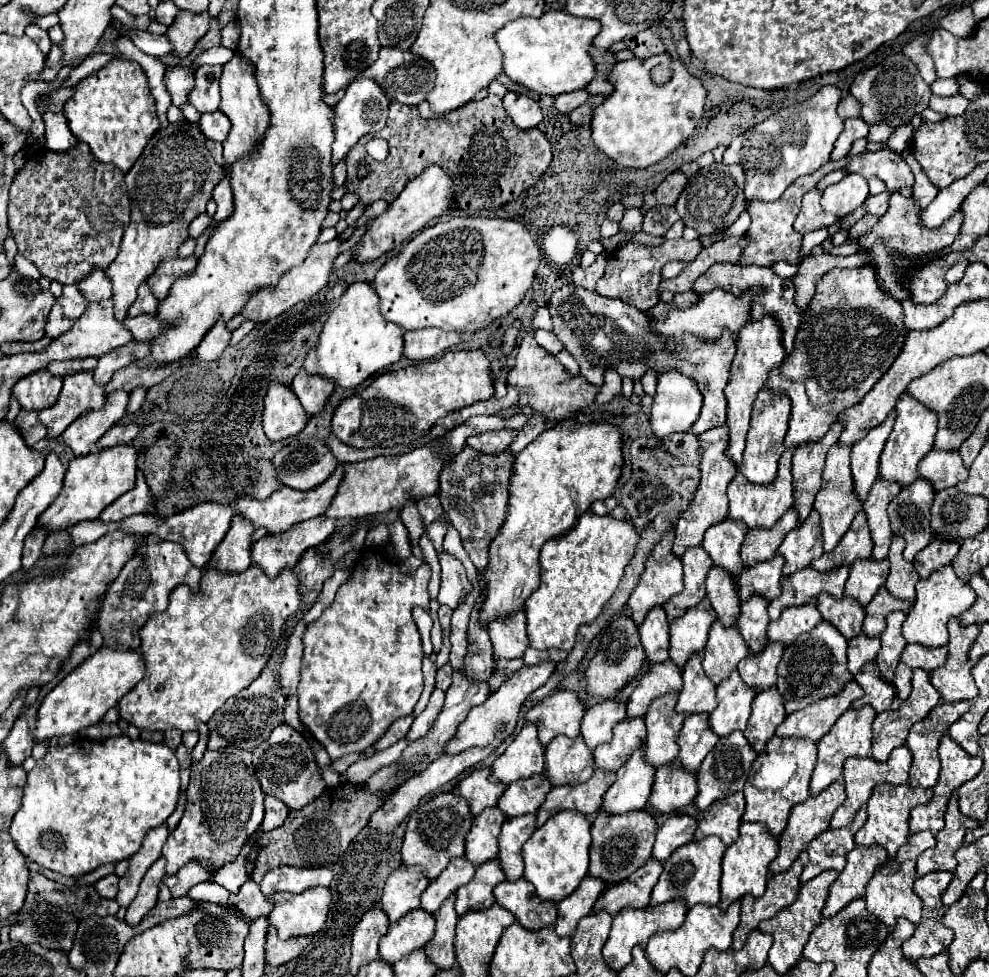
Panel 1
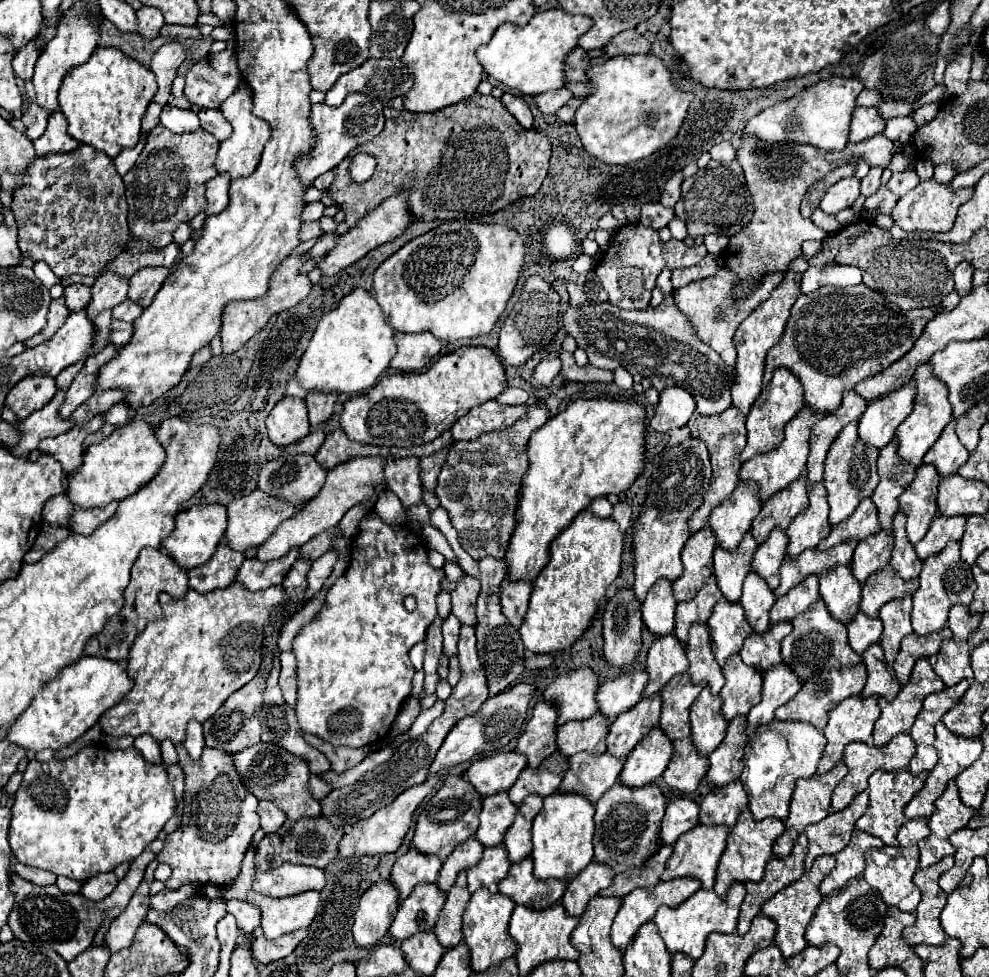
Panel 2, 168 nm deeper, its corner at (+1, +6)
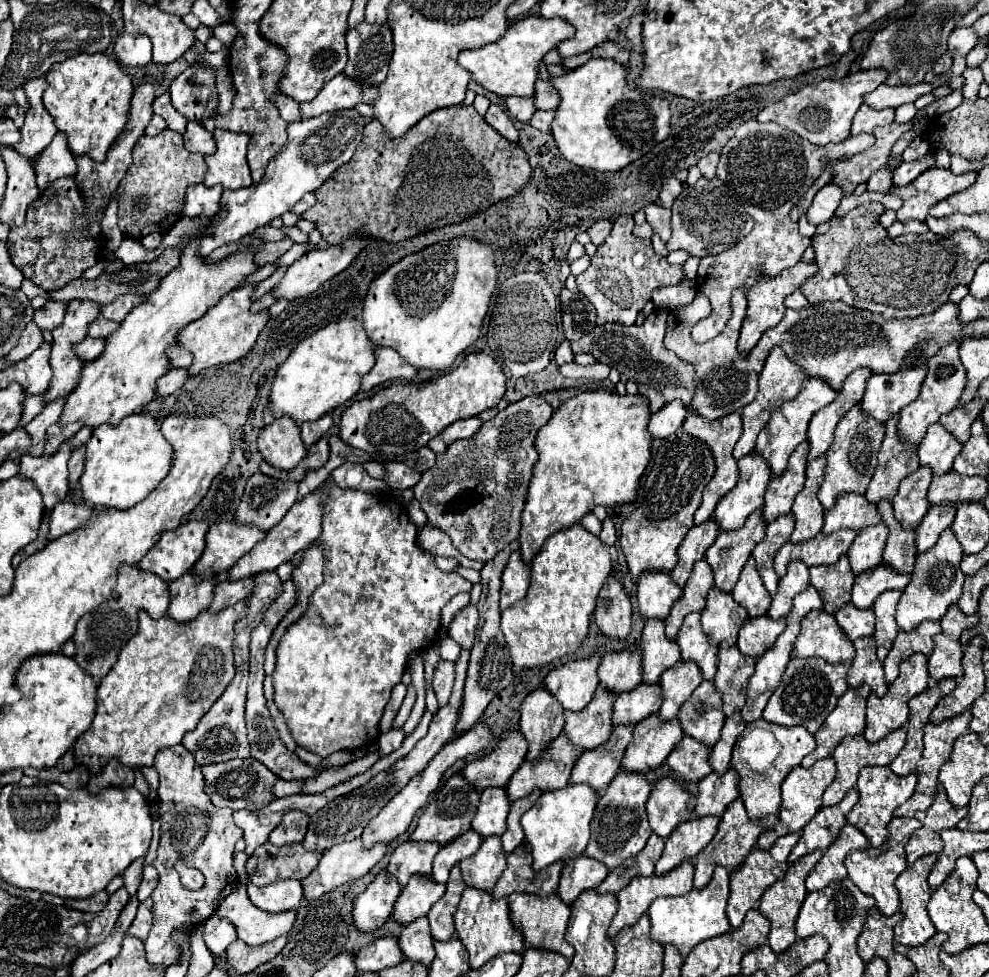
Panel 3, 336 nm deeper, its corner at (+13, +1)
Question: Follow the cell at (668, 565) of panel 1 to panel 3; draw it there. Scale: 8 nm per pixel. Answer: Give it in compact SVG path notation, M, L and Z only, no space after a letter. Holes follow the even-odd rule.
M679 433L663 439L655 451L643 479L641 505L621 527L621 549L629 563L629 573L637 581L643 571L671 571L677 565L677 547L693 527L693 515L701 503L701 493L715 473L715 459L705 441Z

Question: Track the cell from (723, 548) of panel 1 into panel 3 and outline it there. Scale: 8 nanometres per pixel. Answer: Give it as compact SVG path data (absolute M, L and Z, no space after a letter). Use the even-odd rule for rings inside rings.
M755 449L739 459L737 485L717 503L715 519L723 531L741 529L745 519L759 507L763 507L763 493L771 479L771 467L767 459Z

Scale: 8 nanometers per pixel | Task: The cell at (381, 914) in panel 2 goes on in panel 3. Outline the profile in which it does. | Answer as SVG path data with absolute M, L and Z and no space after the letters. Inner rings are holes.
M381 871L369 883L369 887L355 899L353 905L355 927L359 931L379 929L391 915L399 893L401 893L399 881L391 873Z

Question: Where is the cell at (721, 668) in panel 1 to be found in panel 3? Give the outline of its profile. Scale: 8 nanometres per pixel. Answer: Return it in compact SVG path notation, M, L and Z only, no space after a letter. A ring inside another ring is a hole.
M717 587L709 591L701 623L711 643L717 645L721 641L727 641L729 645L735 645L737 633L747 619L747 609L741 603L737 603L731 593L725 593Z

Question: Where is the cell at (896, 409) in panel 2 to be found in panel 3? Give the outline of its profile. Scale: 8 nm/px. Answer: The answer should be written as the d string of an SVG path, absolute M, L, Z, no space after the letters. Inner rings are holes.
M919 363L899 373L879 373L867 383L865 397L861 401L863 411L879 421L887 421L897 415L905 405L919 397L927 365Z

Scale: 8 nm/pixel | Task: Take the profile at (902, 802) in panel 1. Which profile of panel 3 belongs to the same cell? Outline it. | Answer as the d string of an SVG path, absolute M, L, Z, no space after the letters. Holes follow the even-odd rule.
M863 767L859 771L859 781L857 781L859 801L847 813L847 821L859 827L859 831L865 833L865 837L873 847L881 847L887 841L887 823L893 819L893 811L913 795L915 785L917 785L915 773L899 777L889 767Z

